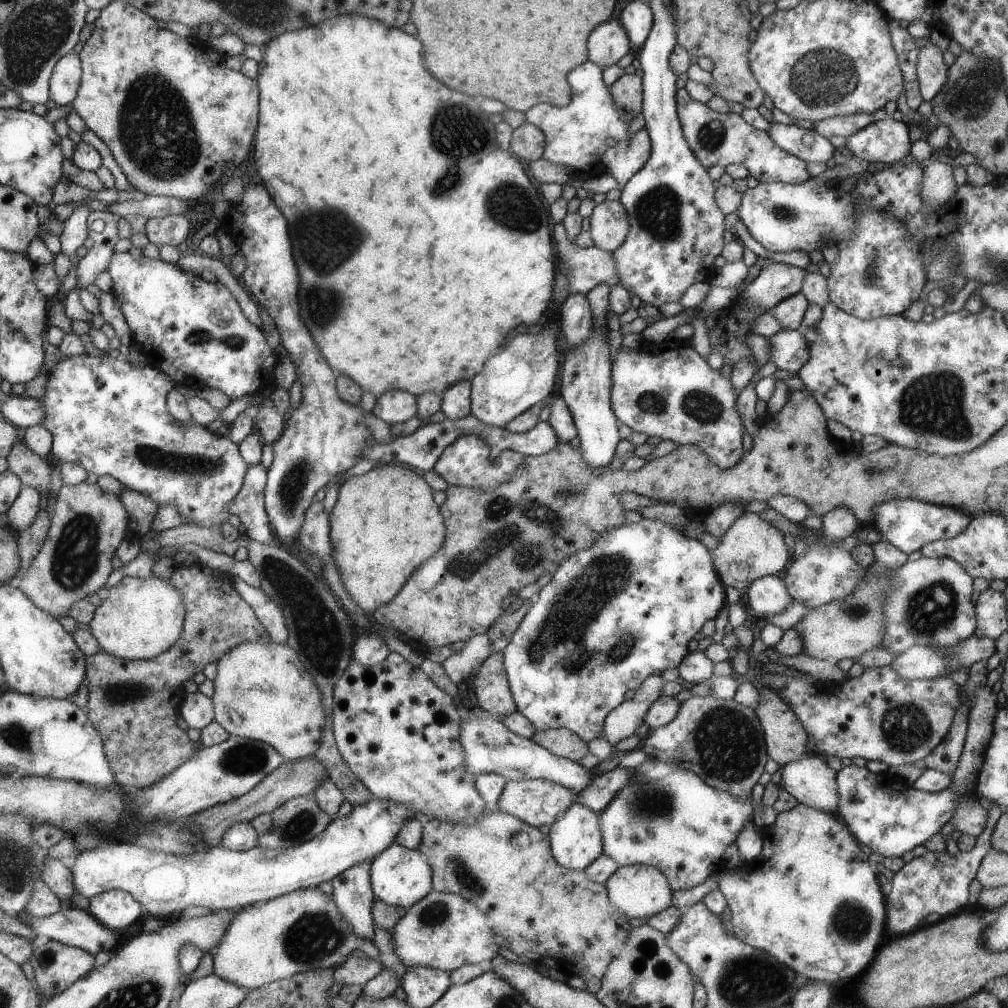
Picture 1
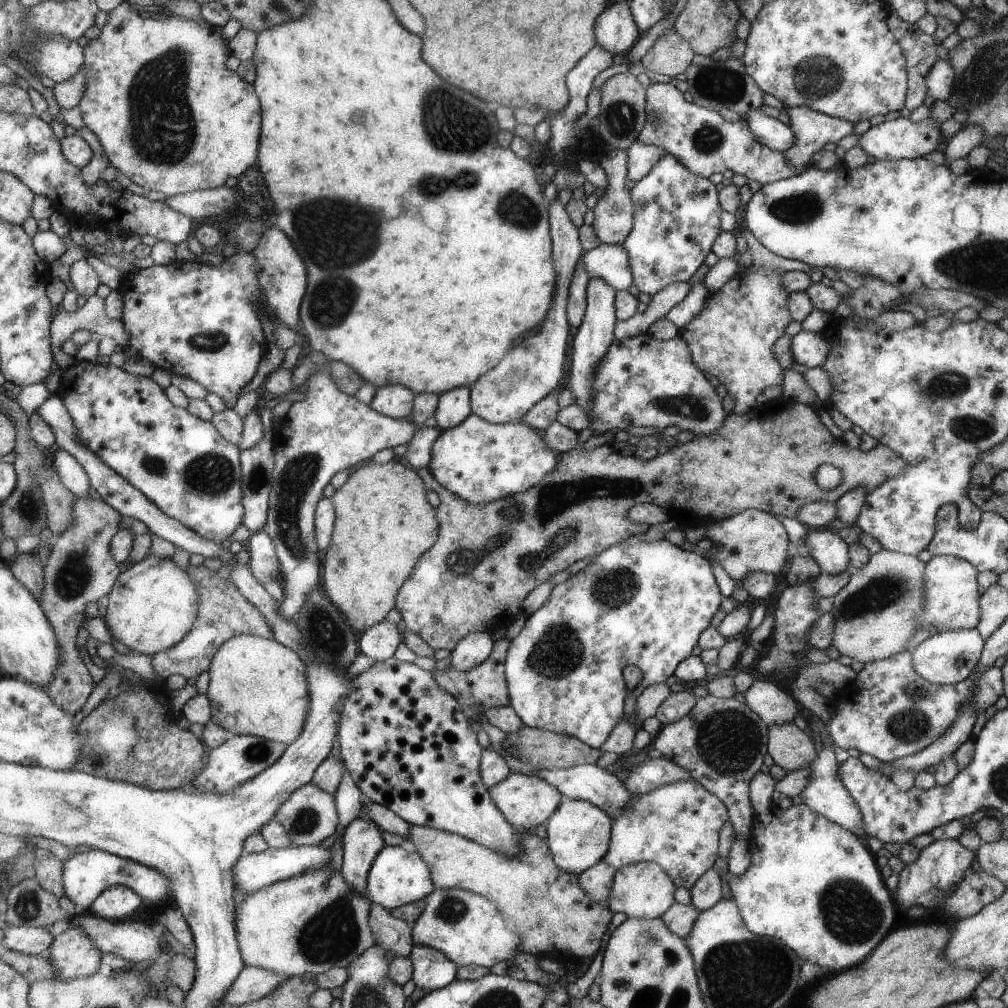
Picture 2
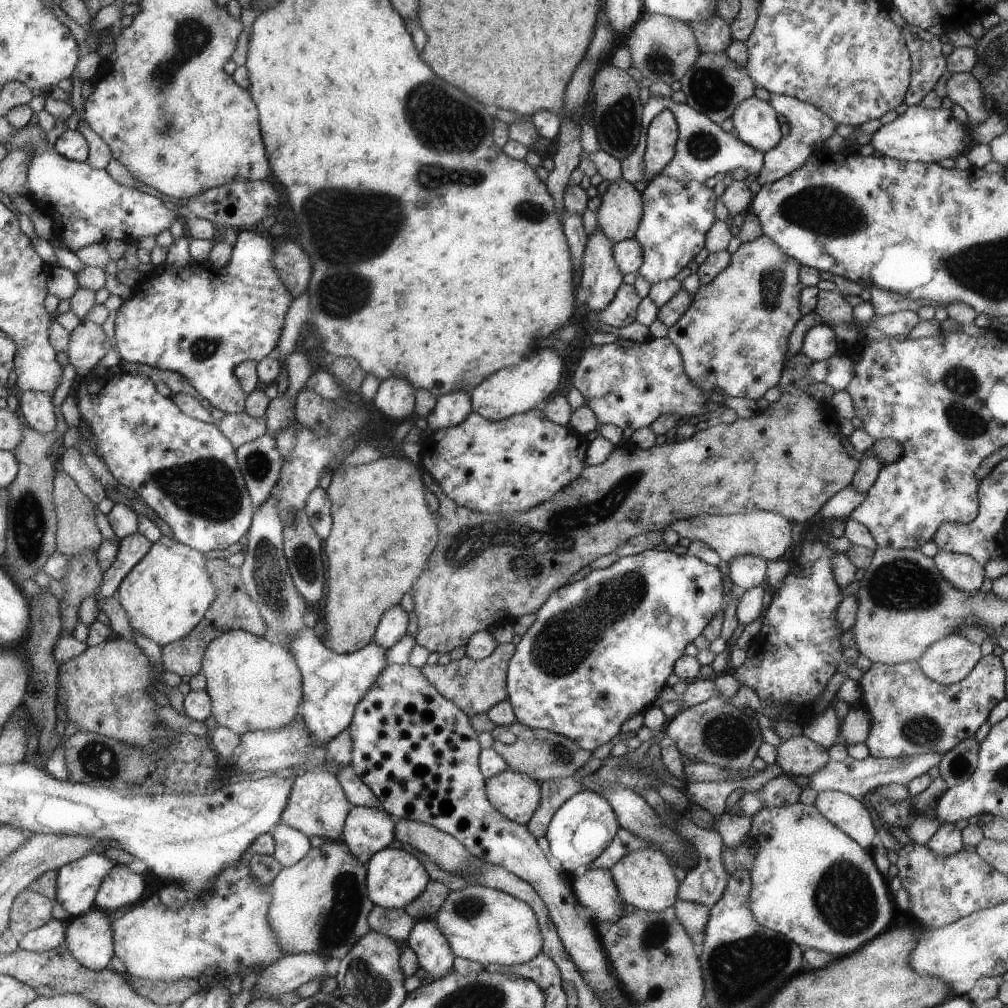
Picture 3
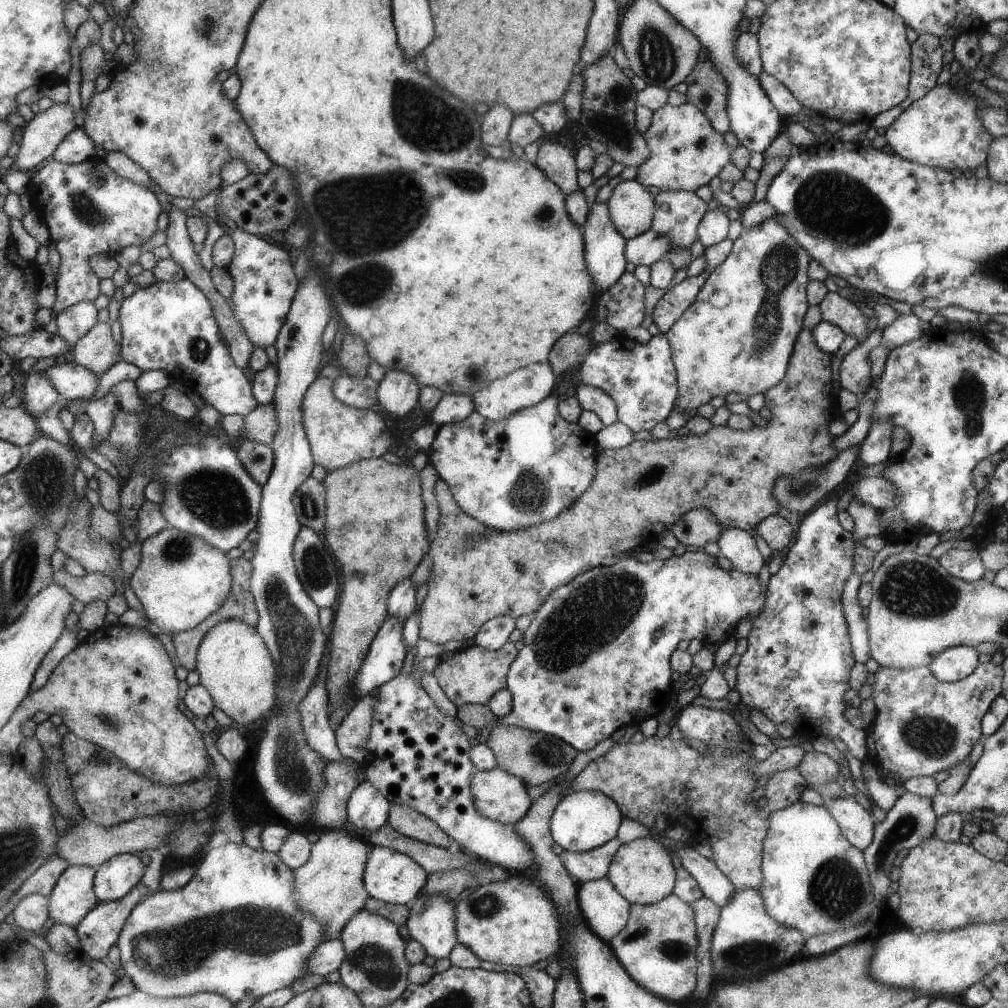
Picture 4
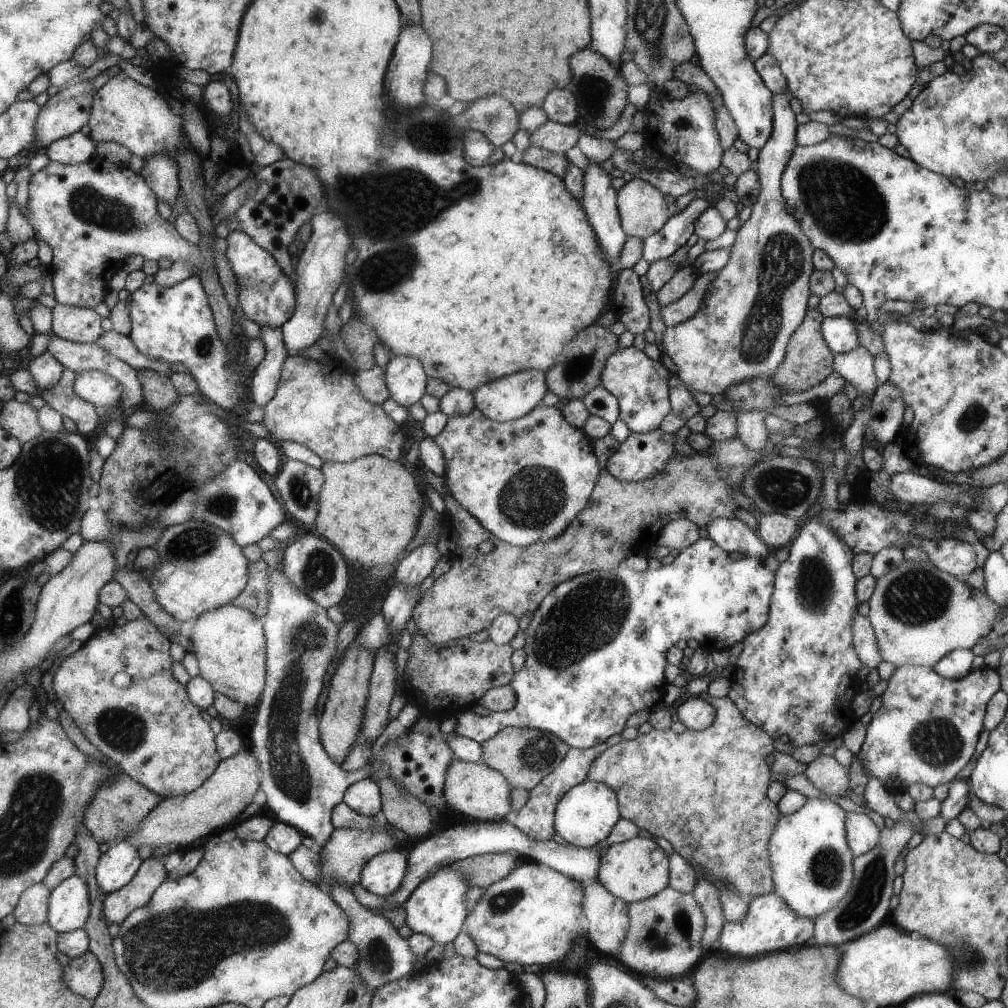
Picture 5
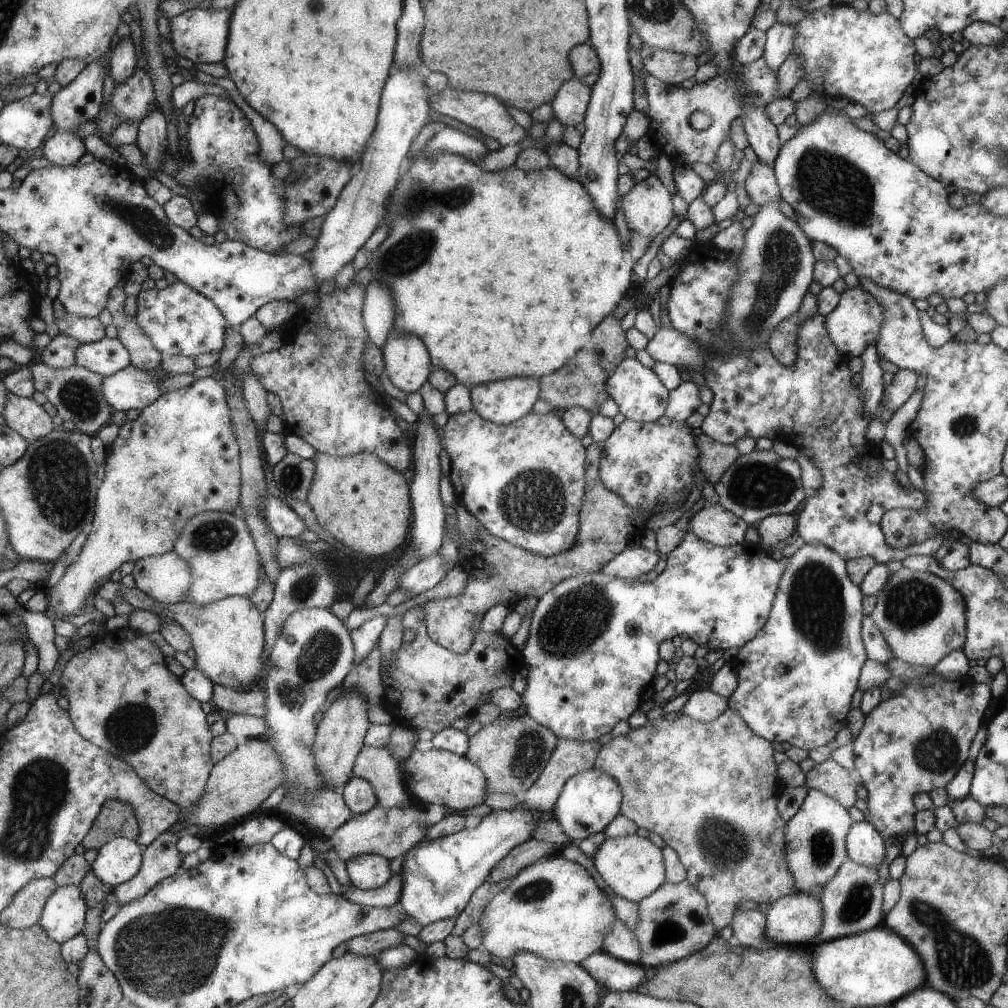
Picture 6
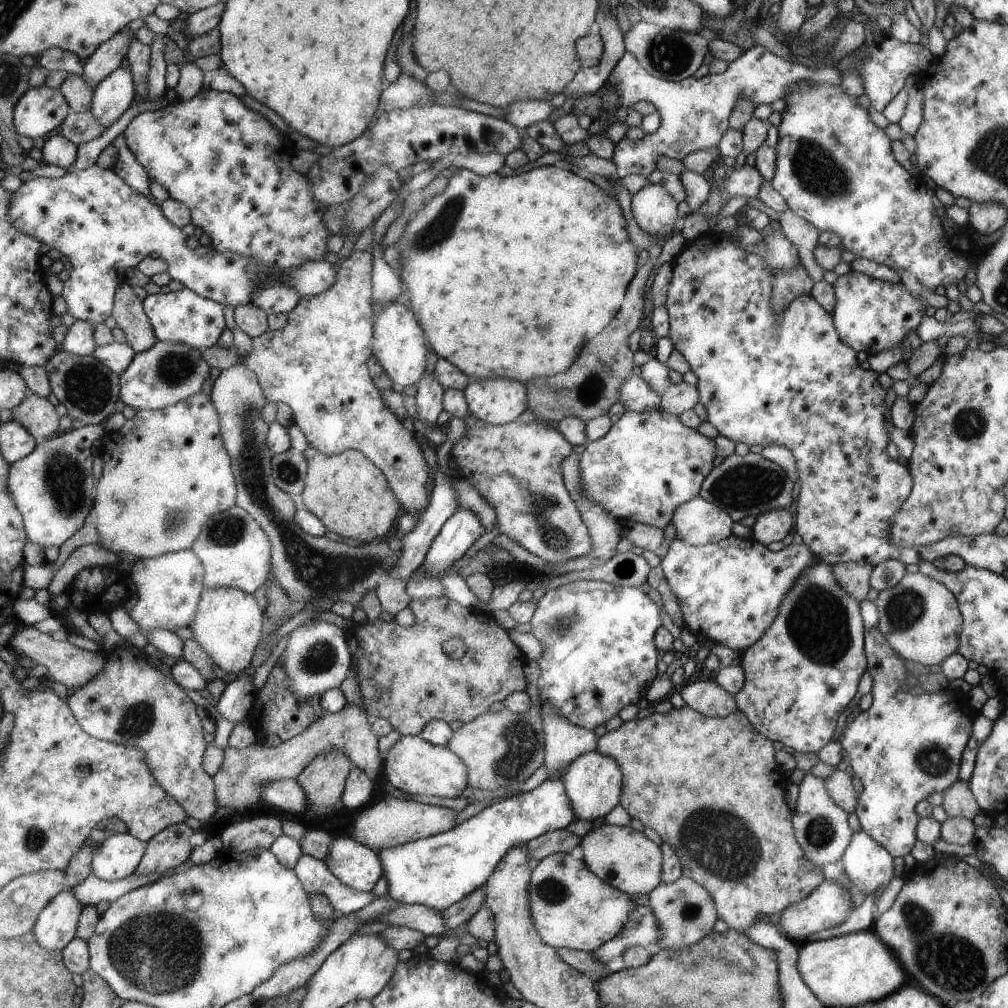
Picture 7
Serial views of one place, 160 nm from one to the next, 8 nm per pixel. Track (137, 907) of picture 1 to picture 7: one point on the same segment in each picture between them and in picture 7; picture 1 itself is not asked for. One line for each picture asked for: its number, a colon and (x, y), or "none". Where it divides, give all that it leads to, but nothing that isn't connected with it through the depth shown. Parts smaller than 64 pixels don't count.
2: (119, 902)
3: (124, 885)
4: (116, 878)
5: (117, 868)
6: (120, 860)
7: (118, 857)

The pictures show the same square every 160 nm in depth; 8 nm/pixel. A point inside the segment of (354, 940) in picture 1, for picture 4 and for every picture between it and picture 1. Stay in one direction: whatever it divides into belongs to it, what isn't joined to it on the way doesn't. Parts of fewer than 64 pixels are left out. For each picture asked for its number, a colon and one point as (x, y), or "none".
2: (315, 921)
3: (319, 905)
4: (328, 886)

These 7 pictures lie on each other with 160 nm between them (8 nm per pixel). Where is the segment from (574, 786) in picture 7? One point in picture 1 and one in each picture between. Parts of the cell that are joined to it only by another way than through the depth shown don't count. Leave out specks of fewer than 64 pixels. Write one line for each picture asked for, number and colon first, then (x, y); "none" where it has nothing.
1: (575, 837)
2: (578, 832)
3: (579, 831)
4: (584, 820)
5: (584, 815)
6: (588, 802)

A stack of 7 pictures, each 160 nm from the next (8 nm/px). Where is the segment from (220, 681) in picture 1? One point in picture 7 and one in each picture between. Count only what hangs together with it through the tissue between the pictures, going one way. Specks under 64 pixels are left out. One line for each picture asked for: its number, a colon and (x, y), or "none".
2: (258, 687)
3: (255, 685)
4: (237, 668)
5: (230, 644)
6: (228, 635)
7: (228, 624)

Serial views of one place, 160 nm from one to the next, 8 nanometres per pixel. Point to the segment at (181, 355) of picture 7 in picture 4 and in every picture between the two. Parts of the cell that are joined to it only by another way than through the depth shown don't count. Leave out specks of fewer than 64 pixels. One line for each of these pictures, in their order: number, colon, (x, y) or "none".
4: (72, 381)
5: (100, 389)
6: (132, 388)

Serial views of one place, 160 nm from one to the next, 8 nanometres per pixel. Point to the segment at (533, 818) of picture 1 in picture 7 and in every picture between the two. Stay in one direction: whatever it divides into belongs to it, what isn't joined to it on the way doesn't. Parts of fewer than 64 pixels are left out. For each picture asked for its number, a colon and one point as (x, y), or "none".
2: (525, 801)
3: (515, 795)
4: (503, 797)
5: (473, 789)
6: (438, 777)
7: (412, 765)

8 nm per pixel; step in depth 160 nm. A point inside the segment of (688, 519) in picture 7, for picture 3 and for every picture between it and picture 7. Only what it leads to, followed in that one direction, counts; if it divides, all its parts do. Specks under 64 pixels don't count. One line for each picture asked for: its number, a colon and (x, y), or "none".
3: (747, 571)
4: (737, 546)
5: (732, 535)
6: (715, 525)

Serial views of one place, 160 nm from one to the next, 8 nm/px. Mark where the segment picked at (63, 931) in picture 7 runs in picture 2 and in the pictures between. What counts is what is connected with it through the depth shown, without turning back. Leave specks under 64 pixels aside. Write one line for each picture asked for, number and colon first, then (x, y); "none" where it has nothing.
2: (88, 874)
3: (79, 882)
4: (74, 897)
5: (70, 907)
6: (64, 918)

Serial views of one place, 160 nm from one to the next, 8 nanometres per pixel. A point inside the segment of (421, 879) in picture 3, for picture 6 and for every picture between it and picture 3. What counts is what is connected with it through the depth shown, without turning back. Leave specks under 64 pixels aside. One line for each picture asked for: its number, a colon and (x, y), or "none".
4: (393, 878)
5: (383, 874)
6: (367, 871)

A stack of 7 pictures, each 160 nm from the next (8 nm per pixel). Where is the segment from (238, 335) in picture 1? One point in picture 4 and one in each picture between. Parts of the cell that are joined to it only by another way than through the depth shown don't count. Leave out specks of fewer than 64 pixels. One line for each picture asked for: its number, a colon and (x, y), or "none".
2: (189, 318)
3: (198, 320)
4: (172, 326)

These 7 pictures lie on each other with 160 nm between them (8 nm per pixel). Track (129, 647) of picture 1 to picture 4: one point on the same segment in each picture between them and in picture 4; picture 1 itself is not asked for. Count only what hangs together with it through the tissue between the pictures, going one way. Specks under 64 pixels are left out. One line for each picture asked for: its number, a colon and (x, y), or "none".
2: (154, 604)
3: (166, 595)
4: (181, 580)

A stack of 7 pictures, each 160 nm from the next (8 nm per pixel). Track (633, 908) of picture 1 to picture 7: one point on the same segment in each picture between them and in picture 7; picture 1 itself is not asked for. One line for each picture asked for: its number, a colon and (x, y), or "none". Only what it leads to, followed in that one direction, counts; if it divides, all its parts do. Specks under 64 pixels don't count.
2: (642, 889)
3: (644, 879)
4: (641, 872)
5: (636, 869)
6: (631, 866)
7: (627, 860)

